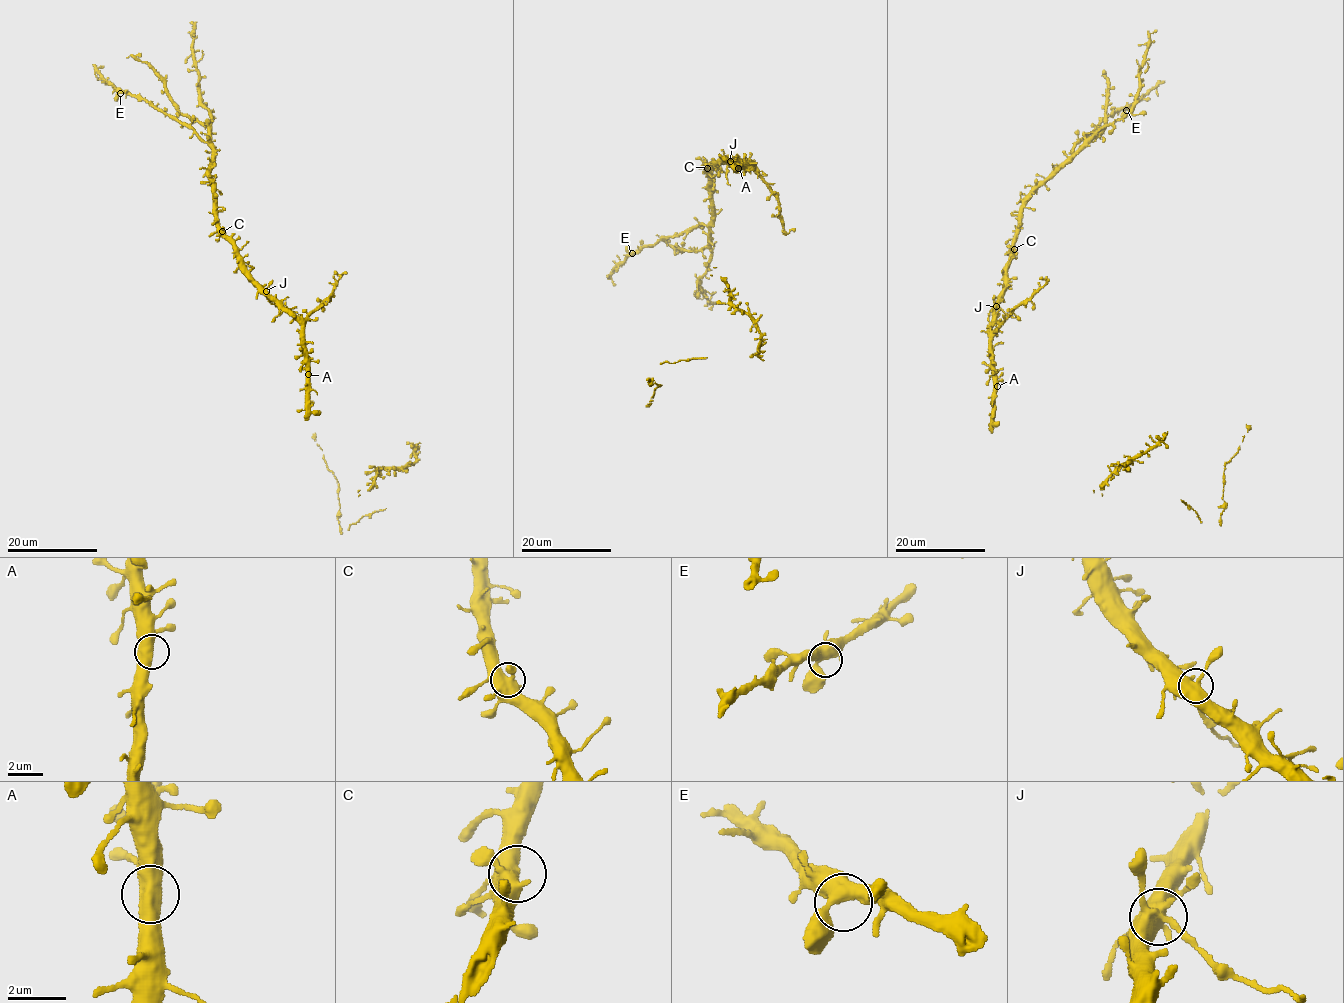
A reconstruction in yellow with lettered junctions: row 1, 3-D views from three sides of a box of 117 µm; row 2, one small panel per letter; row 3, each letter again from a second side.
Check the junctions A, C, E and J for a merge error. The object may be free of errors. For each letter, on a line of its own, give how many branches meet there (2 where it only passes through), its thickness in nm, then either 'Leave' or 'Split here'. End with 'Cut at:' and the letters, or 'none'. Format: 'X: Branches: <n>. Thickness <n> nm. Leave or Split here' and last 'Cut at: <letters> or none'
A: Branches: 3. Thickness 480 nm. Leave
C: Branches: 3. Thickness 480 nm. Leave
E: Branches: 3. Thickness 440 nm. Leave
J: Branches: 3. Thickness 440 nm. Split here
Cut at: J

